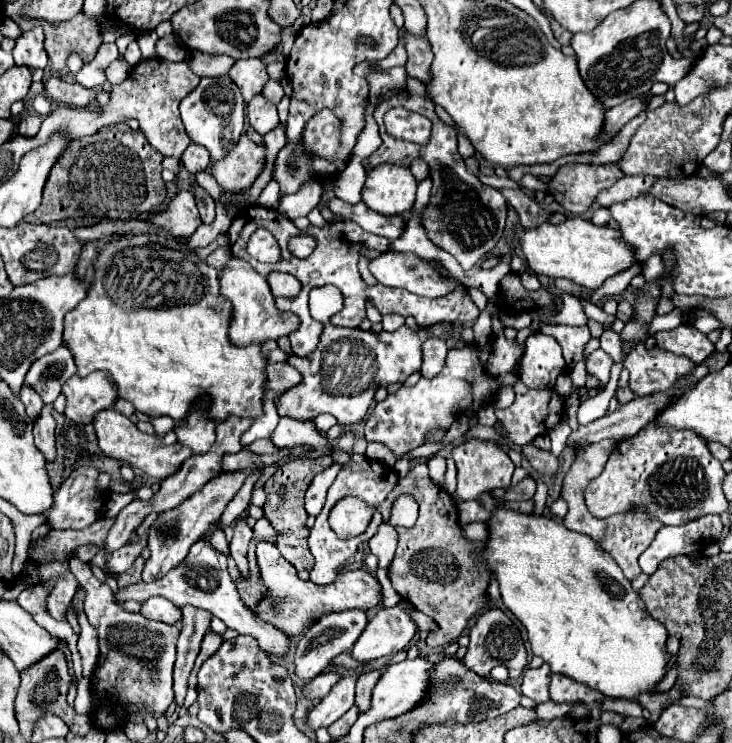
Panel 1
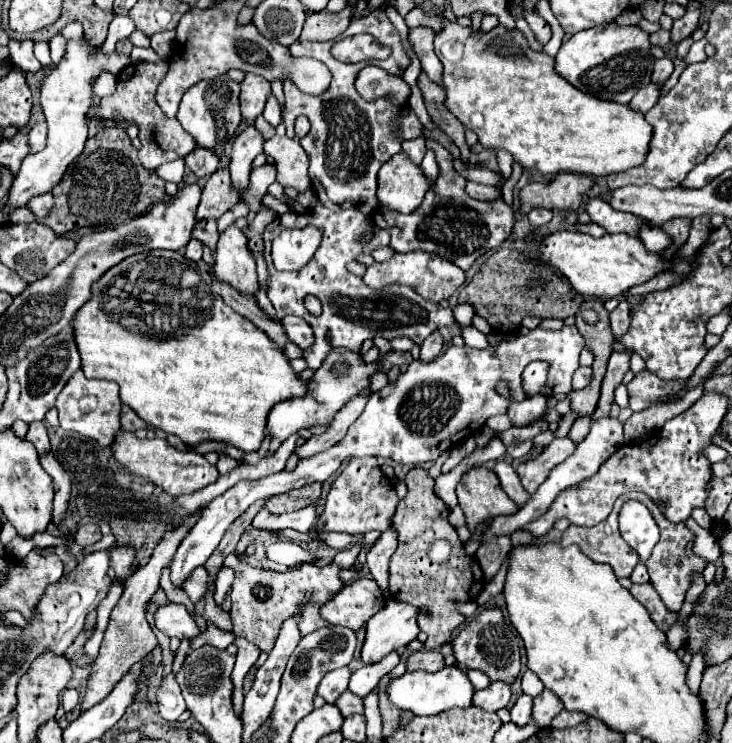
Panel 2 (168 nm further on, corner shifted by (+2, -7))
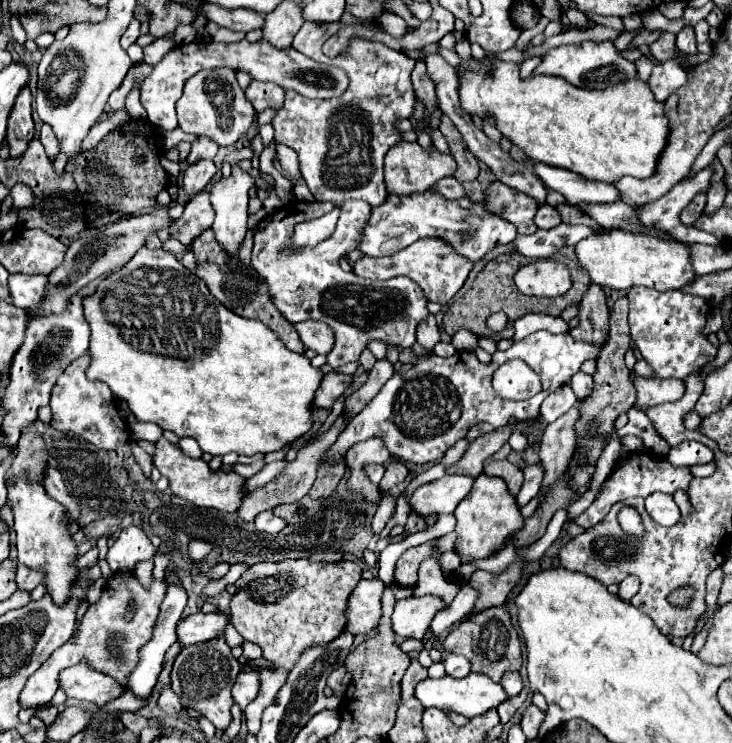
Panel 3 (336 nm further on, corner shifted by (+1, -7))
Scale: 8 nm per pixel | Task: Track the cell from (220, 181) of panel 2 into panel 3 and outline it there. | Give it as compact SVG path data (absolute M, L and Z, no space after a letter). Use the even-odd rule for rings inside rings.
M202 191L186 203L182 217L174 223L170 233L180 243L190 245L194 237L198 237L202 231L212 227L212 221L214 221L214 211L212 211L212 203L208 199L208 191Z

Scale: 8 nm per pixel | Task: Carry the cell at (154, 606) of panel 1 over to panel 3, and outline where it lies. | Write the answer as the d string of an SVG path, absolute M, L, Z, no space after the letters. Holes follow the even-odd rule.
M196 613L196 615L188 615L184 617L178 625L176 625L176 635L178 641L184 645L194 645L194 643L202 643L208 639L214 639L216 635L224 633L224 627L228 623L226 615L220 613Z

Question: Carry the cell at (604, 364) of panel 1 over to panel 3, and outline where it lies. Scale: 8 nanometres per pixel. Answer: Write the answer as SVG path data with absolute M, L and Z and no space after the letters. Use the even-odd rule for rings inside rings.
M578 371L570 379L570 387L574 389L576 397L586 397L586 395L592 393L592 377L588 373L584 373L584 371Z

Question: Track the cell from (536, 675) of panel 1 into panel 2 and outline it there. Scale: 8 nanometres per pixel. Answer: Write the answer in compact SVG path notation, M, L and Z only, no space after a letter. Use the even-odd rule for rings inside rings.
M523 693L511 709L511 723L515 723L517 727L525 727L531 719L531 703L533 703L533 697Z

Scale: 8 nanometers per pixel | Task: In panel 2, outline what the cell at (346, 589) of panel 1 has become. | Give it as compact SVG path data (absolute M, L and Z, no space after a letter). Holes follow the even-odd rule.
M359 577L349 583L323 605L323 619L333 625L343 625L353 631L359 631L381 607L385 605L385 597L377 583L367 577Z

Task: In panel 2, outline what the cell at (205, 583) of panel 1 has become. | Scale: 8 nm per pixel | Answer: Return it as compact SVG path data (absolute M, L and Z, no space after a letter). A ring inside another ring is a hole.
M197 567L191 573L191 579L187 579L187 583L183 583L183 591L191 597L193 603L197 603L205 595L205 591L207 591L207 571L205 571L205 567Z

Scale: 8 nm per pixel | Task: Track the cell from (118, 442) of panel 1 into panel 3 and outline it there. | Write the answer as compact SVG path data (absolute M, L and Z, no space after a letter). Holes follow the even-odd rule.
M164 437L158 439L156 443L156 451L152 457L154 467L170 481L170 489L174 495L194 503L196 507L204 507L204 509L218 509L218 511L226 511L226 513L234 513L240 505L240 499L244 495L242 485L244 485L244 477L238 477L234 473L224 473L224 471L212 471L208 467L208 463L204 459L190 459L186 457L178 445L166 441Z

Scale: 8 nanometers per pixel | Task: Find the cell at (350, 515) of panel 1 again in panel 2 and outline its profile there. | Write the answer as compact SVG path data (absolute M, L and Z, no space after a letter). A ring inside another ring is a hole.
M411 469L405 479L409 491L407 497L399 501L397 511L393 515L393 529L399 533L399 547L393 555L389 567L389 591L395 599L411 603L421 609L417 623L419 629L427 635L425 649L439 649L447 641L451 641L453 631L465 621L465 617L455 609L457 601L473 601L483 585L485 577L479 563L473 557L465 555L463 543L457 537L457 531L449 525L449 509L447 505L435 495L433 479L425 469ZM435 541L447 541L451 545L451 553L447 561L437 563L429 557L431 545Z

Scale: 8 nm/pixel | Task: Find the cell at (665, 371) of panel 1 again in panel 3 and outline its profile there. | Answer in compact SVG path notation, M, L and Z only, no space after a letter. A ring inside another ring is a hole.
M634 375L636 387L636 405L638 407L654 407L670 401L678 401L686 387L680 379L658 379L658 377L640 377Z

